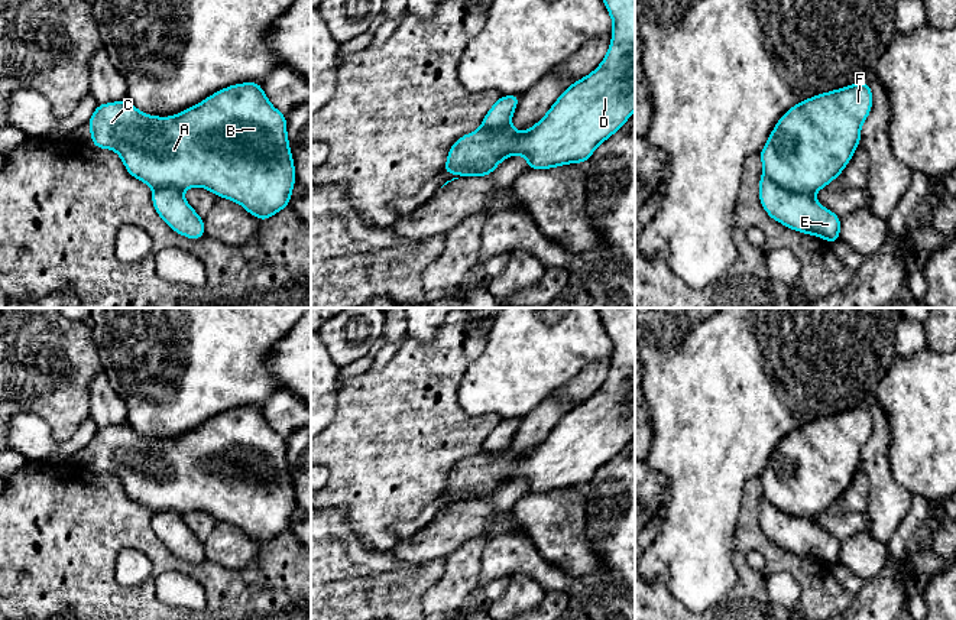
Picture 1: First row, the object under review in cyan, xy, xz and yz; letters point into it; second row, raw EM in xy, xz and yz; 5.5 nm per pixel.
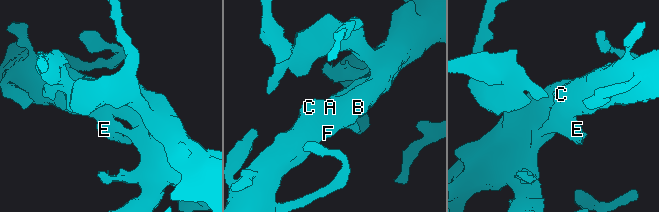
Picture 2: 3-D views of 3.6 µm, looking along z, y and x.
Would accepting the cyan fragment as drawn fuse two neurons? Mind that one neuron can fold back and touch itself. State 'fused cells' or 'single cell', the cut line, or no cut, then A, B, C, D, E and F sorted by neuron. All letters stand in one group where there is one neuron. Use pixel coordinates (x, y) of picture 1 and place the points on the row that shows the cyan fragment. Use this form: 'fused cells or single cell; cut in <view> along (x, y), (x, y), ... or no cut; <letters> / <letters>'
single cell; no cut; A B C D E F

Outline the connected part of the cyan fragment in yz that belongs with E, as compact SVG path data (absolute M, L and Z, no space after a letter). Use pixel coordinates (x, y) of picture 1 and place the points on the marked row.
M863 81L804 100L778 120L759 152L764 169L759 202L772 220L832 244L840 238L840 215L820 205L813 194L836 179L853 158L861 145L861 126L871 110L872 90Z

